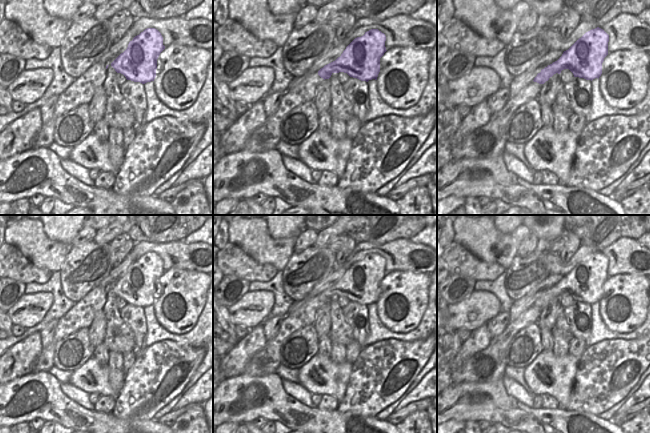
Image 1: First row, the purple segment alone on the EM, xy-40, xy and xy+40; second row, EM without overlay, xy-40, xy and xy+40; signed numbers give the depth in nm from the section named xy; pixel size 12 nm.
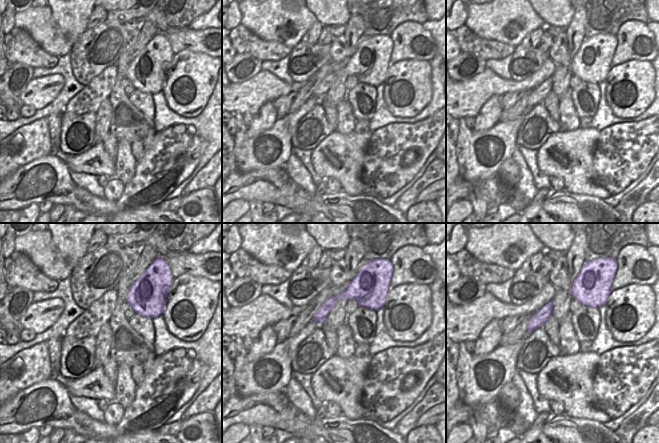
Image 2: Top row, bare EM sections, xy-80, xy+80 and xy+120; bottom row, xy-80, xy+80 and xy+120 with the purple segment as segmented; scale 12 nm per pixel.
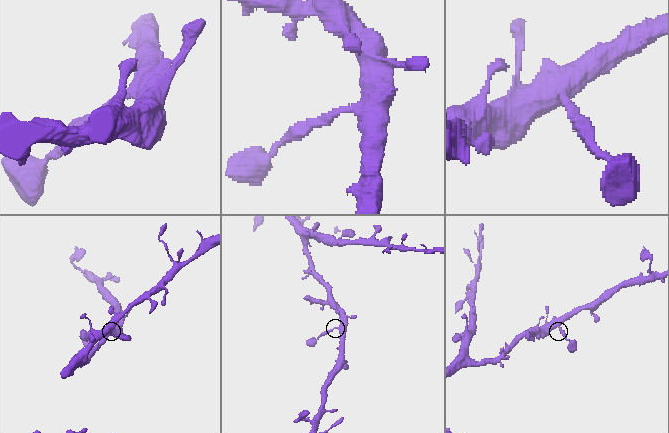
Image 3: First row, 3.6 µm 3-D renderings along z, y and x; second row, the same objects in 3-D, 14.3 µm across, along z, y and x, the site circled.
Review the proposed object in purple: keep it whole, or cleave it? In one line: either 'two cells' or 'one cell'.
one cell

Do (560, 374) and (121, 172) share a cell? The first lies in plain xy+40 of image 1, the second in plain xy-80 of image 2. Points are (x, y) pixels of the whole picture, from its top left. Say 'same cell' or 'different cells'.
different cells

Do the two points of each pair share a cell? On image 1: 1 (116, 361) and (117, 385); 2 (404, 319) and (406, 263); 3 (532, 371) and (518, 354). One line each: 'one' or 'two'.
1: one
2: two
3: two

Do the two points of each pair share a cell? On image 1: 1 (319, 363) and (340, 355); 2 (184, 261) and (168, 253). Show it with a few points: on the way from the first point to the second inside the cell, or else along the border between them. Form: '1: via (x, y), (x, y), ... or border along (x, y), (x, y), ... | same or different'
1: border along (329, 357), (338, 363), (346, 361) | different
2: via (180, 257), (172, 253) | same

